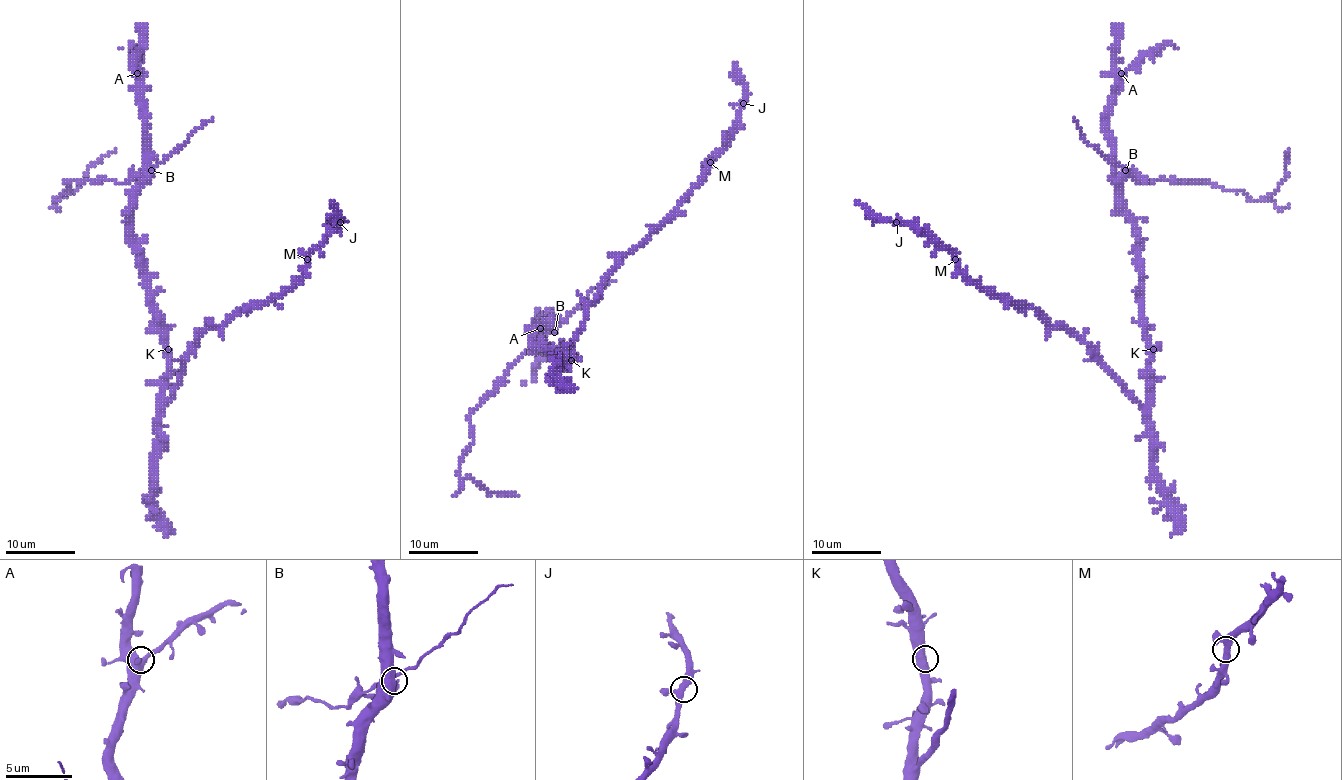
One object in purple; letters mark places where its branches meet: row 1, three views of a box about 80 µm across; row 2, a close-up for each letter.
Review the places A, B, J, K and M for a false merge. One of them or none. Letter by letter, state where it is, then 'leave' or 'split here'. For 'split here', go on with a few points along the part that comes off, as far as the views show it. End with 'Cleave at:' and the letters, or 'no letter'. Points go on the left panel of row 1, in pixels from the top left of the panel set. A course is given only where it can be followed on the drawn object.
A: at (137, 73); leave
B: at (151, 170); split here; foreign part runs (151, 170), (142, 170), (128, 182), (68, 181), (69, 191), (56, 200), (73, 193), (89, 167), (115, 150)
J: at (340, 222); leave
K: at (168, 349); leave
M: at (307, 259); leave
Cleave at: B

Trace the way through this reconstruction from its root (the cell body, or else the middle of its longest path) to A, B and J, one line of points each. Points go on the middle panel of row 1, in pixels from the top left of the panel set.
A: (566, 356), (559, 349), (538, 348), (533, 342), (533, 335), (547, 322), (547, 315), (540, 328)
B: (566, 356), (559, 349), (538, 348), (533, 342), (533, 335), (538, 330), (550, 328), (554, 332)
J: (566, 356), (602, 280), (705, 178), (739, 121), (743, 103)

